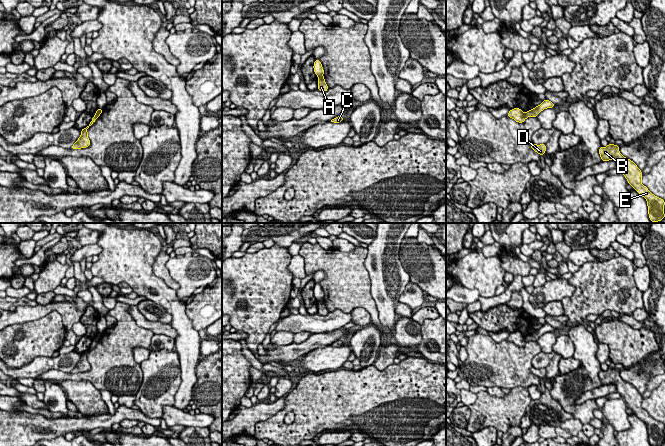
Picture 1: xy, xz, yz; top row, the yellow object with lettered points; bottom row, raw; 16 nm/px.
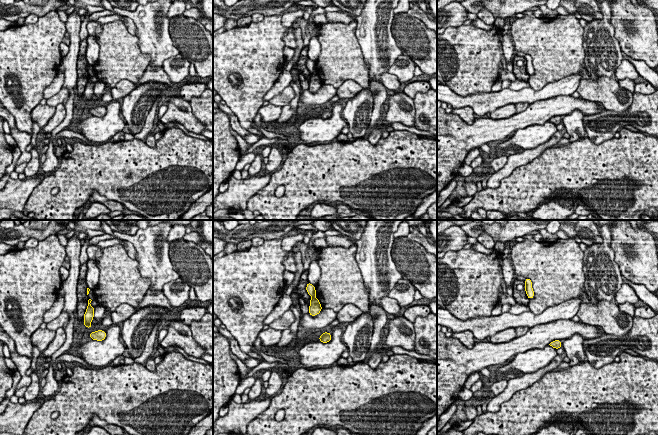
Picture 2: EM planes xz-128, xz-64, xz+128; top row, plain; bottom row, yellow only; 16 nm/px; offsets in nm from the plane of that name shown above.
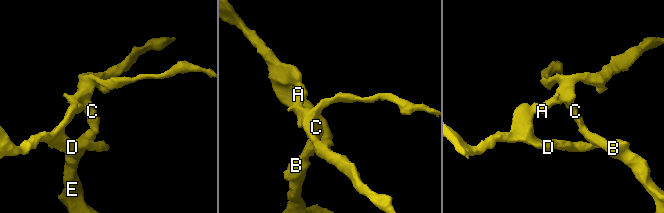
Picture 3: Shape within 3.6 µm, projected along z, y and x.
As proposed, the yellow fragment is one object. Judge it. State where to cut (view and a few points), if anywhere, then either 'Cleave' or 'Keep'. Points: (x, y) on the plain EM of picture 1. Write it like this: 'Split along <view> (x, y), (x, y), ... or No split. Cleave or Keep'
Split along xz (322, 299), (318, 302). Cleave

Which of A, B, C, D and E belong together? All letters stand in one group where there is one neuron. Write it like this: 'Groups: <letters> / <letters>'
Groups: A B C E / D

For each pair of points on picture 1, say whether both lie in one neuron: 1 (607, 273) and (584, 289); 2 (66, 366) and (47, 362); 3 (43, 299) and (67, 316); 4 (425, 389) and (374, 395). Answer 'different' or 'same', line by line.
1: same
2: same
3: different
4: same

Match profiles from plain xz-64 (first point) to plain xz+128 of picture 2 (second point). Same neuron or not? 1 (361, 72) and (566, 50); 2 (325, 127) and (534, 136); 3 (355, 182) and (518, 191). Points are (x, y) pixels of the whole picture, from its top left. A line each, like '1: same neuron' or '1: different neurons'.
1: same neuron
2: same neuron
3: same neuron

